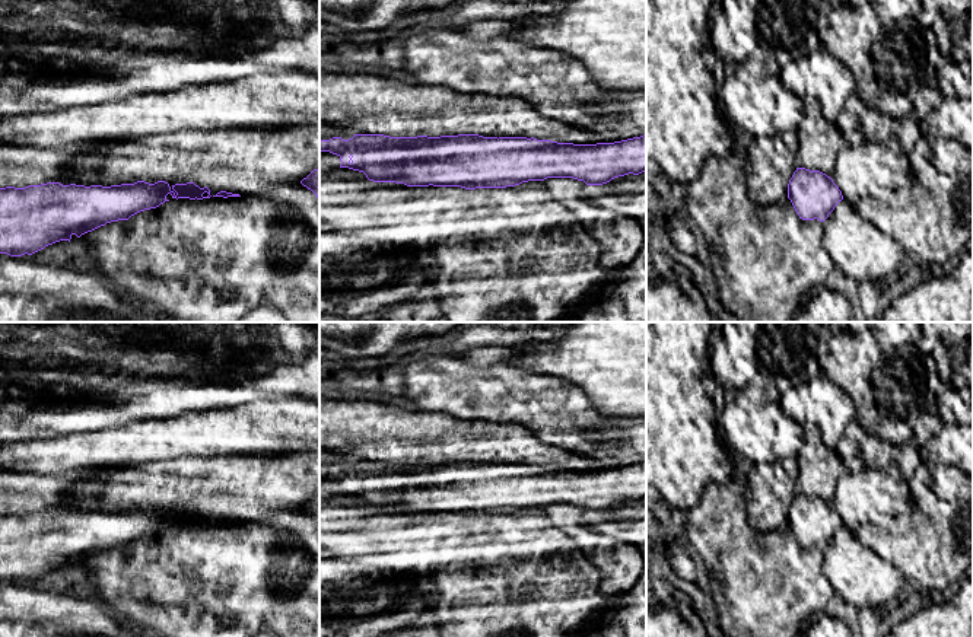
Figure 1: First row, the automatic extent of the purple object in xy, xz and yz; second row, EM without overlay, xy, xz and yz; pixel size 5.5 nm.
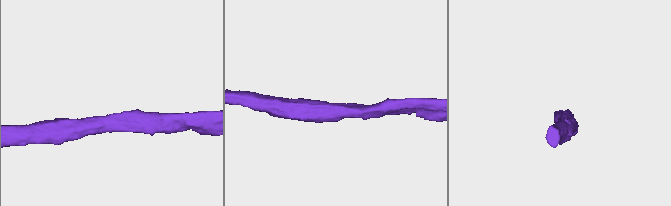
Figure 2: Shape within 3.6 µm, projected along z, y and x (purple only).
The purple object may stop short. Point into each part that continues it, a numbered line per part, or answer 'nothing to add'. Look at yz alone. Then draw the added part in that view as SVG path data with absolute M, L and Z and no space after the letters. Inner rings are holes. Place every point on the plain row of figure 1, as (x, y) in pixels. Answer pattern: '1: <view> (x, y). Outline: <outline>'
nothing to add

